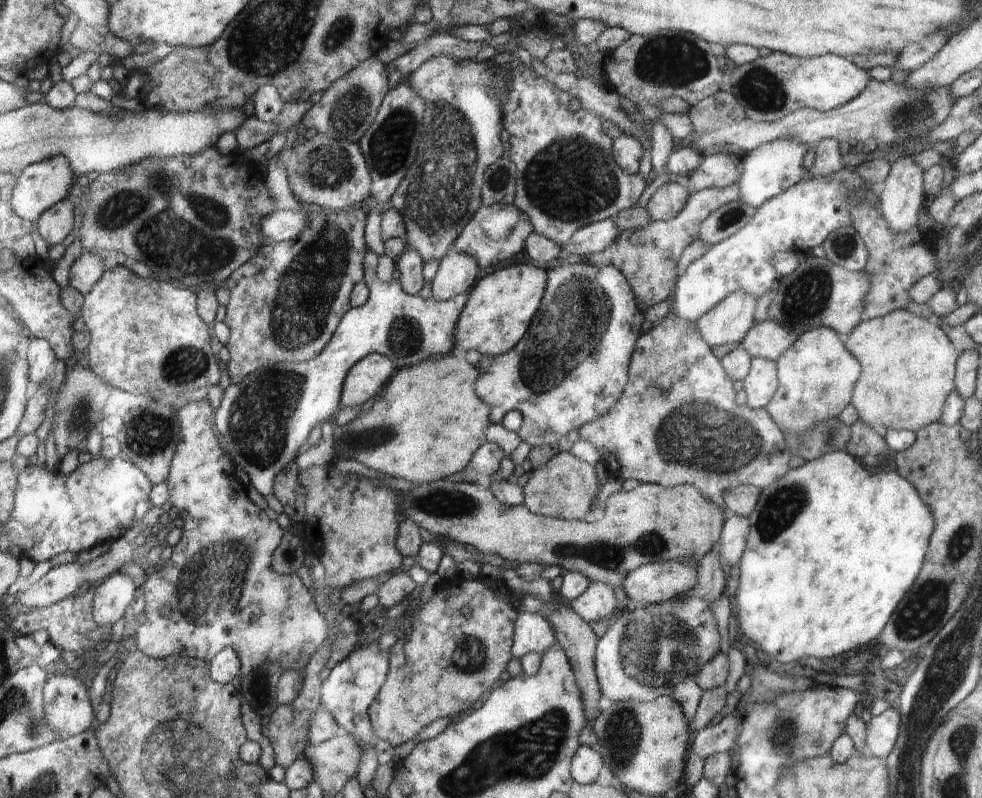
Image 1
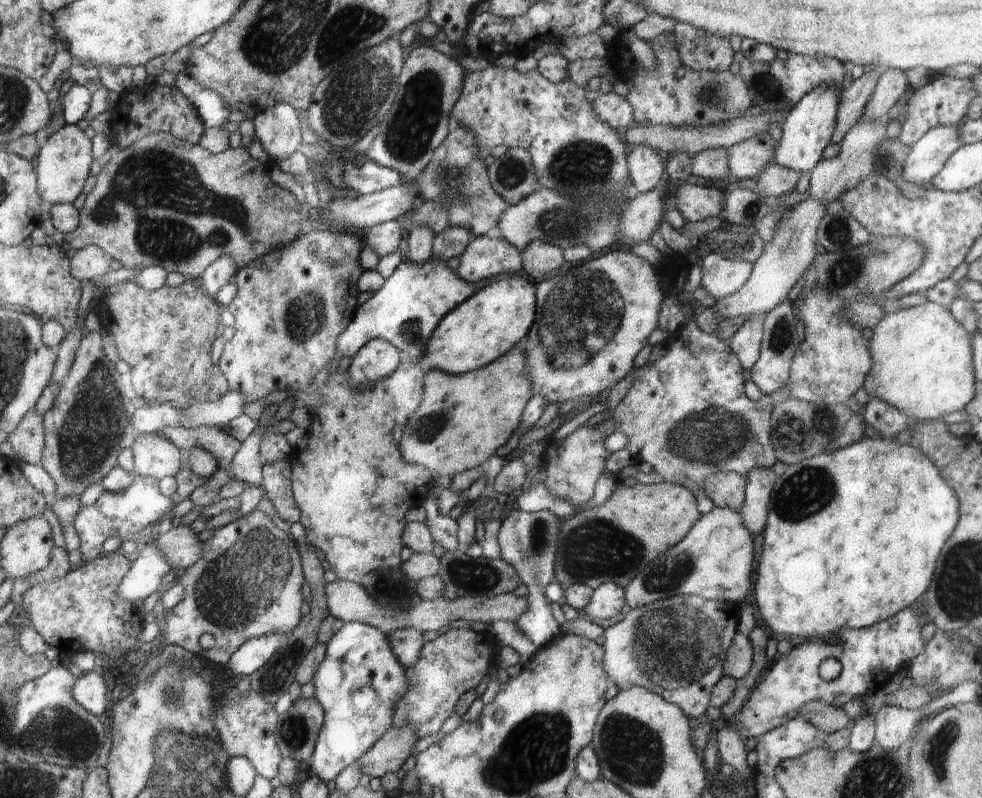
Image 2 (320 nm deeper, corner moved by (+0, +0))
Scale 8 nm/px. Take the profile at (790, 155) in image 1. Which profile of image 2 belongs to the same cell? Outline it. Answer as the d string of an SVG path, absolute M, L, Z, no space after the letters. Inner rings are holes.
M824 83L807 92L786 115L781 126L782 137L775 150L776 164L801 172L810 172L823 158L824 149L832 142L843 88L836 83Z

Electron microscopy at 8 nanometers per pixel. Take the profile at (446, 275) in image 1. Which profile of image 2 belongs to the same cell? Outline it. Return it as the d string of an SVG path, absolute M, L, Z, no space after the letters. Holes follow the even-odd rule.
M496 234L474 237L460 257L458 276L472 283L502 272L504 276L523 272L520 250Z

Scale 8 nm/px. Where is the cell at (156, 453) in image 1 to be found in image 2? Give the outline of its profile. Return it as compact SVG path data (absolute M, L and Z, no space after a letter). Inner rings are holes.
M156 433L140 434L132 443L134 473L143 477L175 477L180 470L180 451L171 440Z

